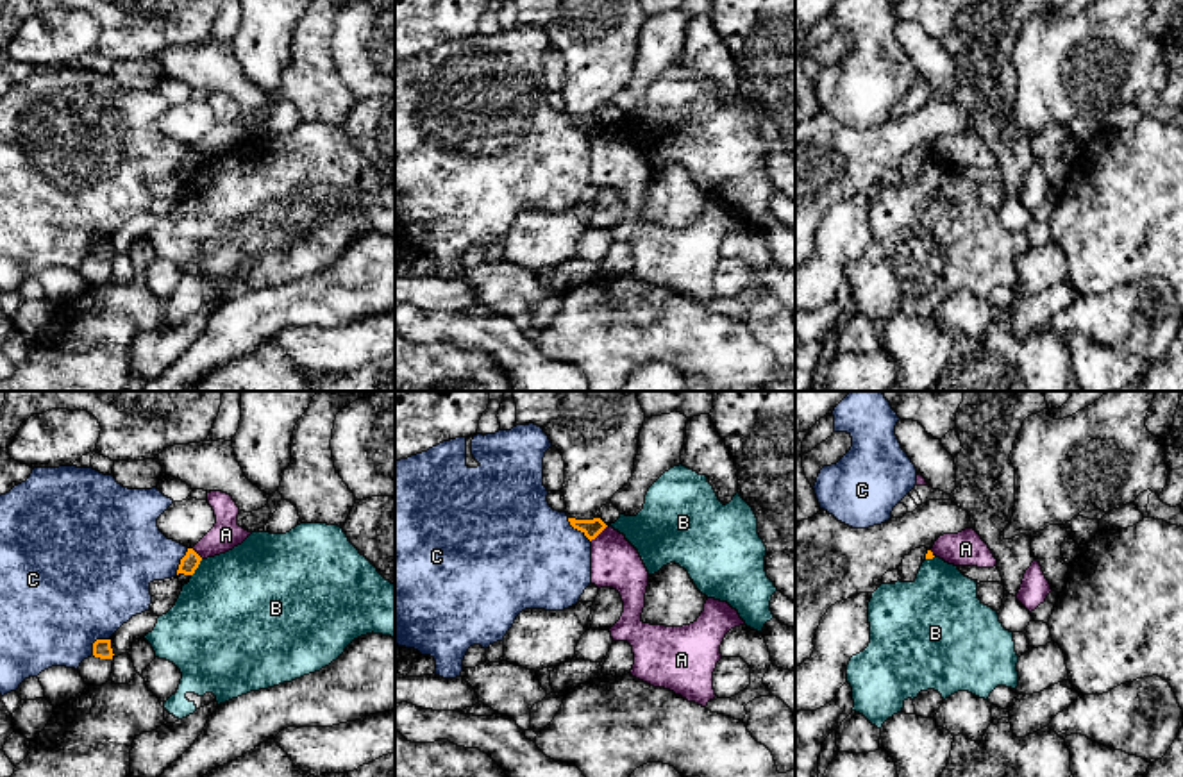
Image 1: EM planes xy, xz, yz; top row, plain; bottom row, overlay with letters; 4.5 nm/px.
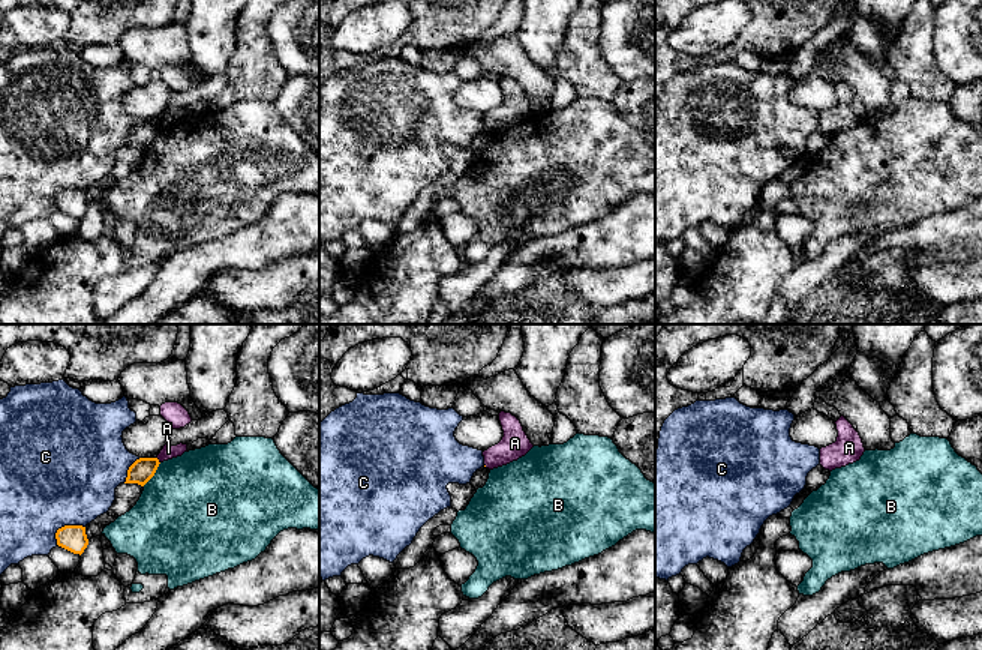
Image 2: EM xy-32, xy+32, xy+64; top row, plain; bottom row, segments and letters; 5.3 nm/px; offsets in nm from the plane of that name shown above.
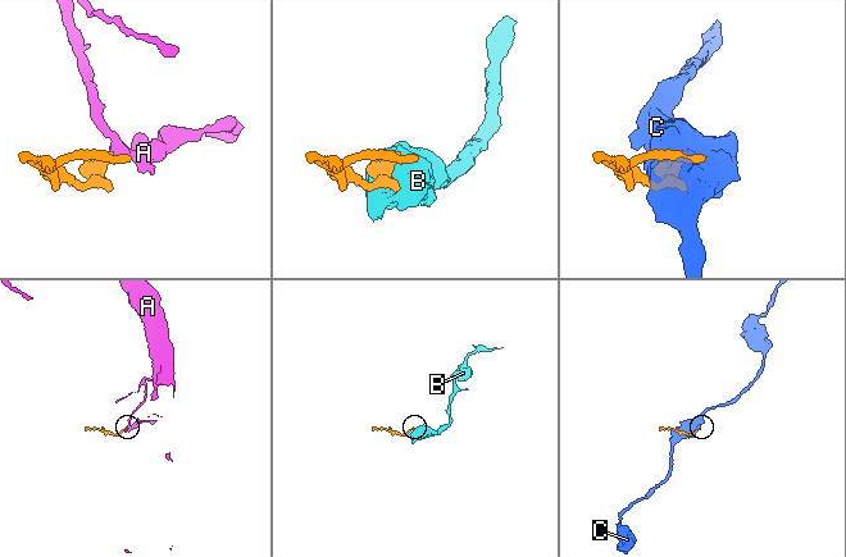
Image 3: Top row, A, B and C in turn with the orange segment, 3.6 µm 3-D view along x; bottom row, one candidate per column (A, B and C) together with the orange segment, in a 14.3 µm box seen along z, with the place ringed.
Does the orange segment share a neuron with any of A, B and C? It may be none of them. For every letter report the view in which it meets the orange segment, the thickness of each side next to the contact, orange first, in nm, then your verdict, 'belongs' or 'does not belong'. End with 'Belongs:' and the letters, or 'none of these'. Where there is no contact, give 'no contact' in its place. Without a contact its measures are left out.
A: xz | 80/220 nm | does not belong
B: xy | 80/480 nm | does not belong
C: xz | 80/460 nm | does not belong
Belongs: none of these

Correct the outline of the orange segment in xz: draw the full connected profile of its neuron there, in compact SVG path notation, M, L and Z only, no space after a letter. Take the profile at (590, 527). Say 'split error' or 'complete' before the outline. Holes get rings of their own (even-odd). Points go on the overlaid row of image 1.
complete | M568 518L570 525L581 531L590 541L595 539L608 525L600 518L575 520Z

